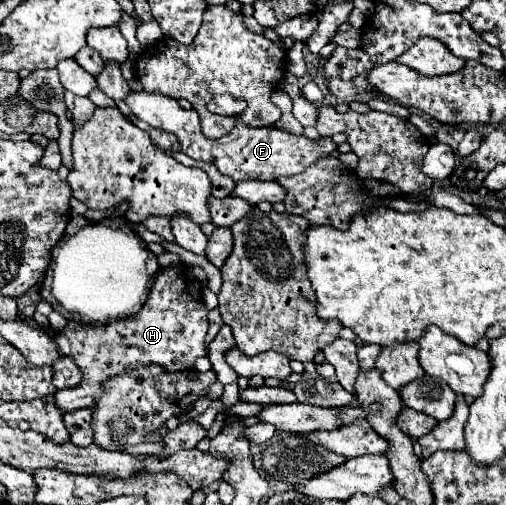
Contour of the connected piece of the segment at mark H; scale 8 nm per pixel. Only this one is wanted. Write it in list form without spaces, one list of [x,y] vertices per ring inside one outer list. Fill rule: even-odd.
[[[187,265],[167,267],[155,277],[151,297],[147,305],[127,321],[115,321],[107,327],[87,327],[69,321],[55,337],[59,351],[75,361],[83,373],[83,385],[75,389],[63,389],[55,393],[55,403],[61,413],[69,413],[81,407],[93,407],[95,397],[107,377],[121,373],[127,367],[159,363],[171,371],[185,371],[195,365],[195,359],[205,357],[205,337],[209,329],[207,307],[201,295],[201,283],[195,279]]]

